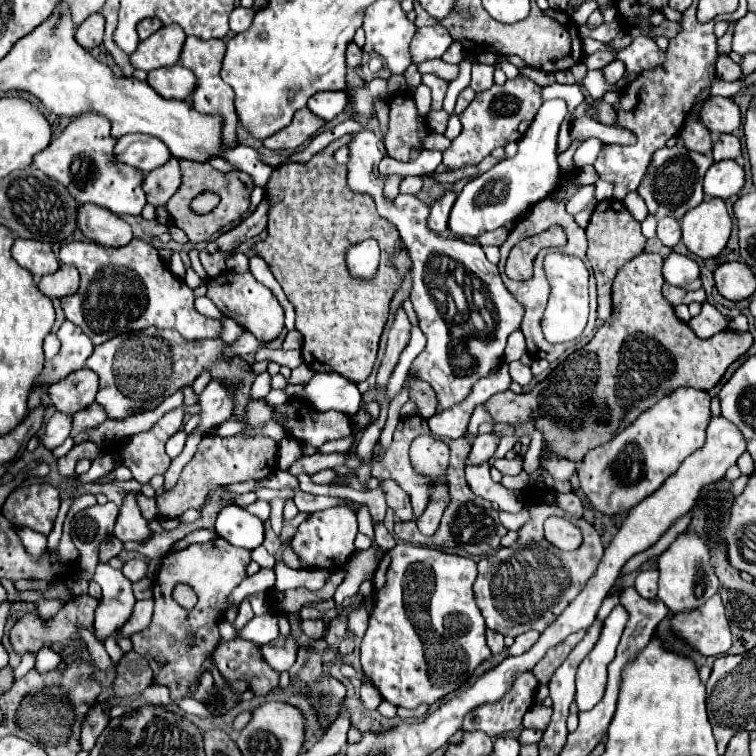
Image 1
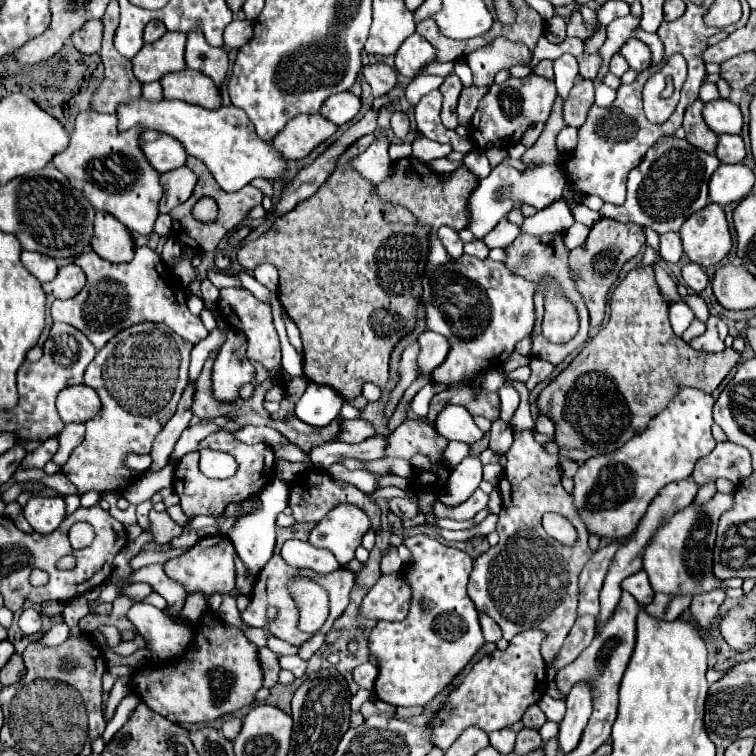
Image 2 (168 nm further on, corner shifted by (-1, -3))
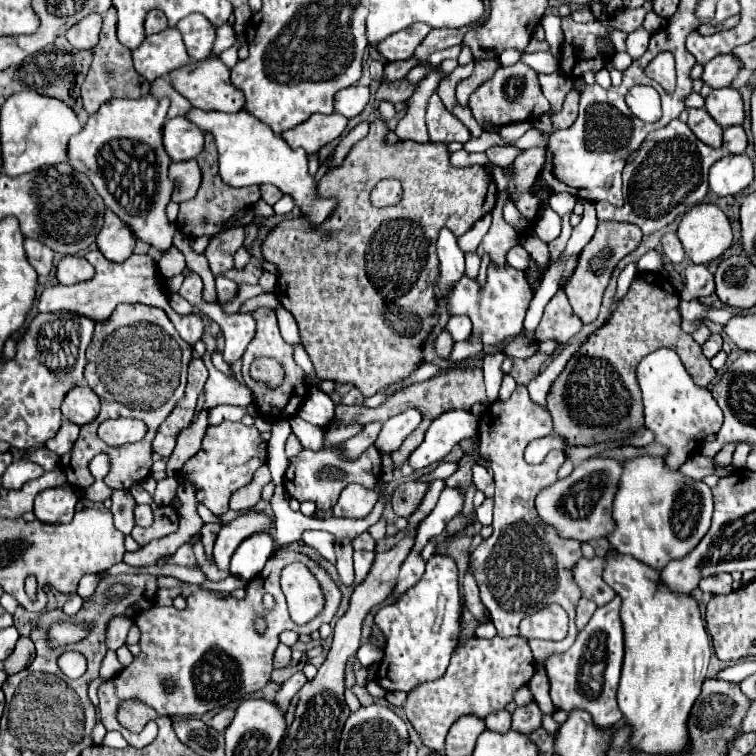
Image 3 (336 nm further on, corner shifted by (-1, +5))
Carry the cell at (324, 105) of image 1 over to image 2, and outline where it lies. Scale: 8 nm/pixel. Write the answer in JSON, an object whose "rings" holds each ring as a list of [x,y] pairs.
{"rings":[[[340,92],[330,96],[330,100],[326,100],[326,104],[322,106],[322,116],[328,118],[330,122],[342,126],[350,120],[354,120],[354,116],[360,112],[362,102],[358,96],[354,96],[352,92]]]}

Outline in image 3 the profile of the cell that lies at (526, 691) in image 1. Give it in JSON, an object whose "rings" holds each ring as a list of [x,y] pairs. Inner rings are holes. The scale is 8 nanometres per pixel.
{"rings":[[[550,604],[536,614],[526,616],[520,622],[520,634],[514,638],[470,638],[458,646],[452,654],[446,674],[436,682],[426,682],[414,688],[408,694],[404,704],[406,716],[412,726],[418,730],[422,742],[436,750],[444,750],[444,738],[450,726],[466,714],[476,714],[484,718],[486,728],[494,732],[508,732],[512,718],[504,710],[512,700],[518,688],[526,686],[534,676],[534,656],[528,646],[528,638],[544,640],[562,640],[568,634],[568,616],[562,606]],[[502,710],[502,712],[500,712]],[[494,712],[494,714],[492,714]]]}

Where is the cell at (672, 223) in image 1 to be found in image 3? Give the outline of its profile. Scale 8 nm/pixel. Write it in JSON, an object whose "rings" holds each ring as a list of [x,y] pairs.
{"rings":[[[666,232],[662,236],[662,248],[664,248],[664,256],[672,262],[672,264],[680,264],[684,260],[684,248],[676,236],[676,232]]]}

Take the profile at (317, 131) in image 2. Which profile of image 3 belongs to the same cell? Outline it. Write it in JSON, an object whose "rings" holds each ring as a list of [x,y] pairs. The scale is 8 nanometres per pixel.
{"rings":[[[314,114],[306,122],[298,124],[298,128],[282,132],[282,138],[290,144],[290,148],[304,148],[306,154],[318,152],[324,144],[338,138],[348,124],[348,118],[340,114]]]}

